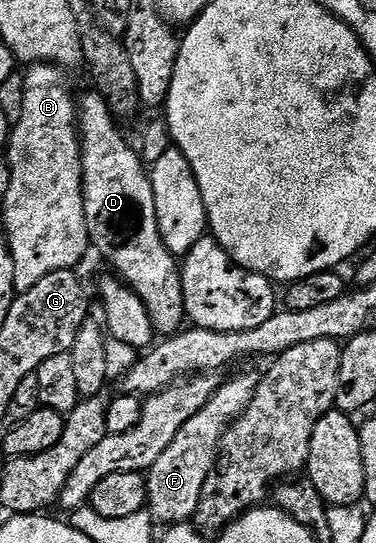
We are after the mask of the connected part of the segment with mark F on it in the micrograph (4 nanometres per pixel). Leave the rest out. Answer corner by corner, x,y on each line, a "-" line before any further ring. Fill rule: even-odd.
244,373
233,381
225,380
216,393
186,423
182,423
182,431
174,435
170,447
158,455
158,459
146,471
148,482
148,504
151,516
163,523
184,523
195,518
196,508
202,499
202,487
206,487
206,479
212,474
216,465
216,454
220,452
220,441
236,420
250,407
250,399
254,399
257,374

